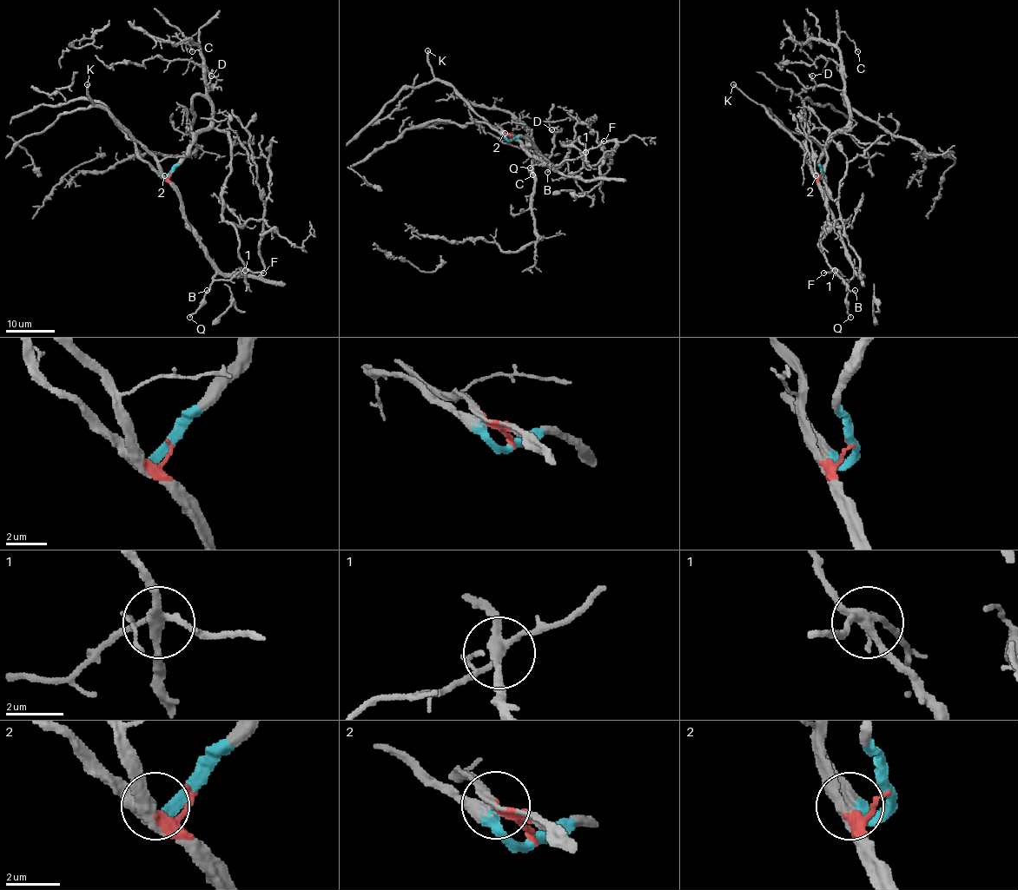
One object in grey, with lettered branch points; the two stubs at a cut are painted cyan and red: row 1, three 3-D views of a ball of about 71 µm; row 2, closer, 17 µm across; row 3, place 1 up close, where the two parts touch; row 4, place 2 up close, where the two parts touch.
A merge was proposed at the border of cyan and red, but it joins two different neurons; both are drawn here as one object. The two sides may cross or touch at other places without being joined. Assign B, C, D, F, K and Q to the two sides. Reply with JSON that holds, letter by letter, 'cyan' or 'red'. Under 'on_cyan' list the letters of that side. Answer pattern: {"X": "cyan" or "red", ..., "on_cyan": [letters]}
{"B": "red", "C": "cyan", "D": "cyan", "F": "red", "K": "red", "Q": "red", "on_cyan": ["C", "D"]}

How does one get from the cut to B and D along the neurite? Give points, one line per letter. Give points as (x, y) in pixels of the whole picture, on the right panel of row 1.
B: (822, 173), (818, 187), (854, 270), (847, 288), (856, 290)
D: (822, 173), (819, 155), (848, 123), (849, 103), (844, 93), (829, 85), (817, 85), (812, 75)

